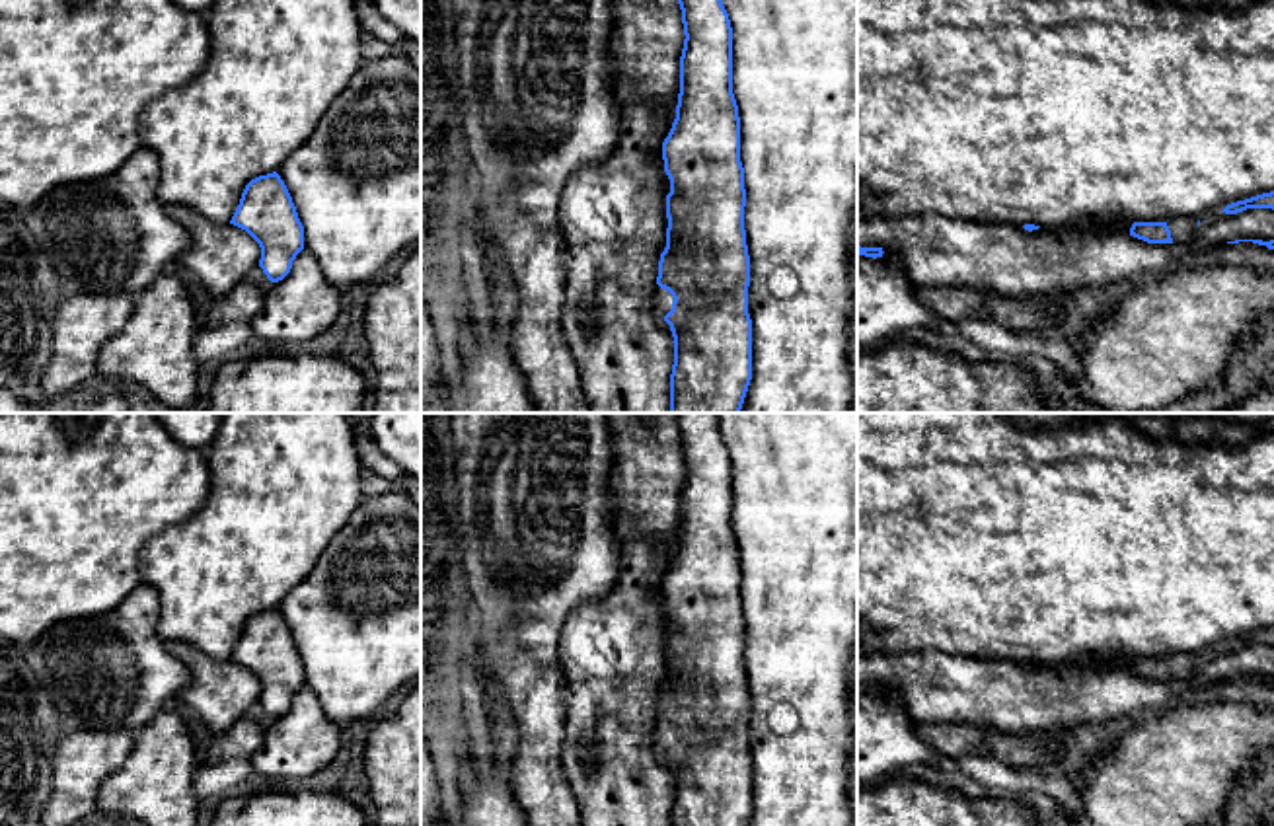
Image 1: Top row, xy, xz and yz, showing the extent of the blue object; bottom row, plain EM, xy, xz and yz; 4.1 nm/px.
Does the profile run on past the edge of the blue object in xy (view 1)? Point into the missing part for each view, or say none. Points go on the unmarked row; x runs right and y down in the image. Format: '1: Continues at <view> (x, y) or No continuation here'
1: No continuation here

